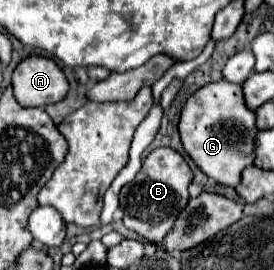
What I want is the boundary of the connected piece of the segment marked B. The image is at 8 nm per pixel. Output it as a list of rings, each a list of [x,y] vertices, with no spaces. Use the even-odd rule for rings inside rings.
[[[170,147],[154,149],[144,159],[142,169],[138,171],[134,183],[126,183],[120,191],[120,207],[124,211],[124,225],[146,239],[160,243],[164,235],[174,227],[176,215],[188,203],[190,183],[192,183],[192,169],[178,151]]]

